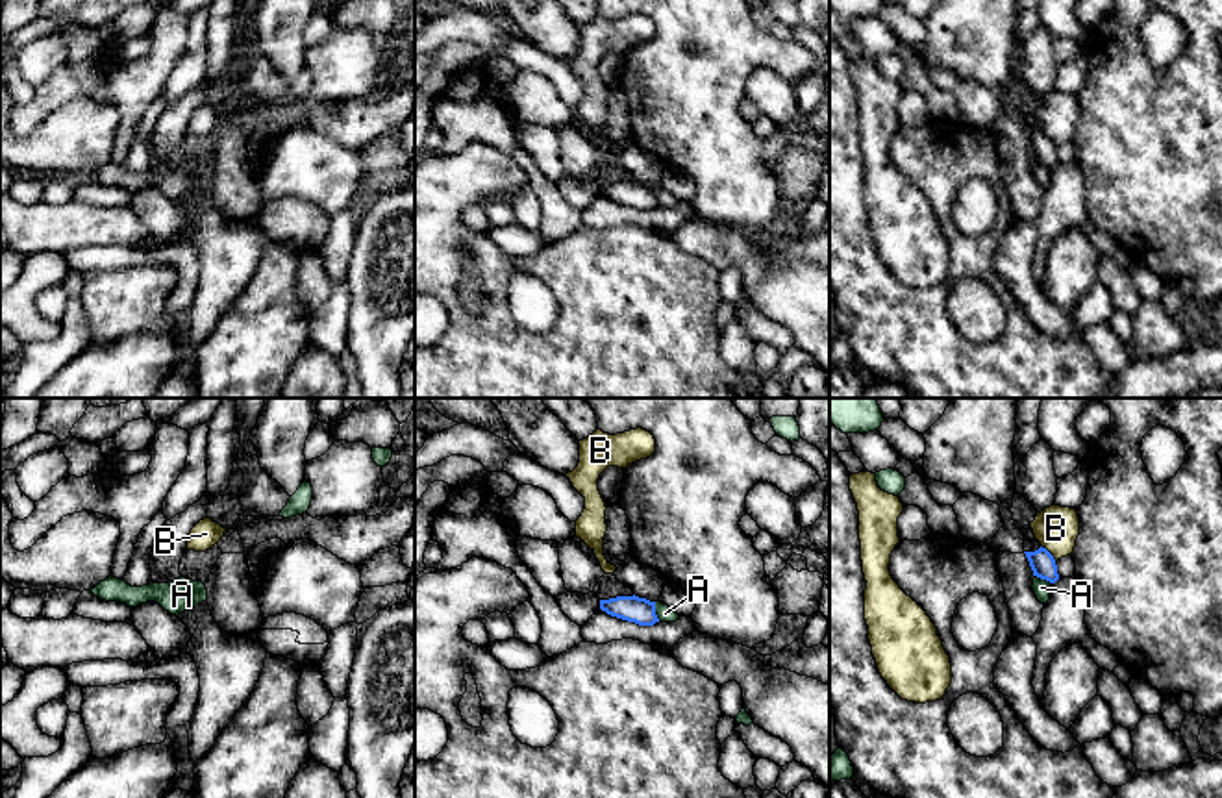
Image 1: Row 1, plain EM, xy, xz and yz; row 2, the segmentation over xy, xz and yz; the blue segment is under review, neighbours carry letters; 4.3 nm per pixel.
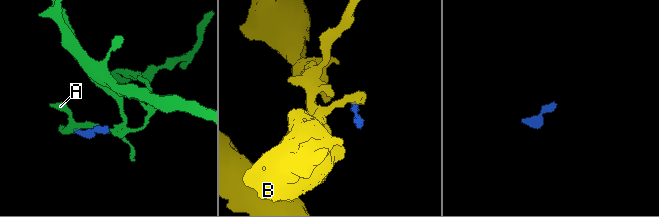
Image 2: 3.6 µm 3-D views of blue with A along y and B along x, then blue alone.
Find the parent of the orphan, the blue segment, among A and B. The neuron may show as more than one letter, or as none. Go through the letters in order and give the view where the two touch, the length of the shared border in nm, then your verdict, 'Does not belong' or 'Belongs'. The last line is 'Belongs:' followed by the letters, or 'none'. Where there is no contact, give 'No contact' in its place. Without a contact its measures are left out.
A: Touches blue in xz. Shared border 90 nm. Does not belong
B: Touches blue in yz. Shared border 100 nm. Does not belong
Belongs: none

